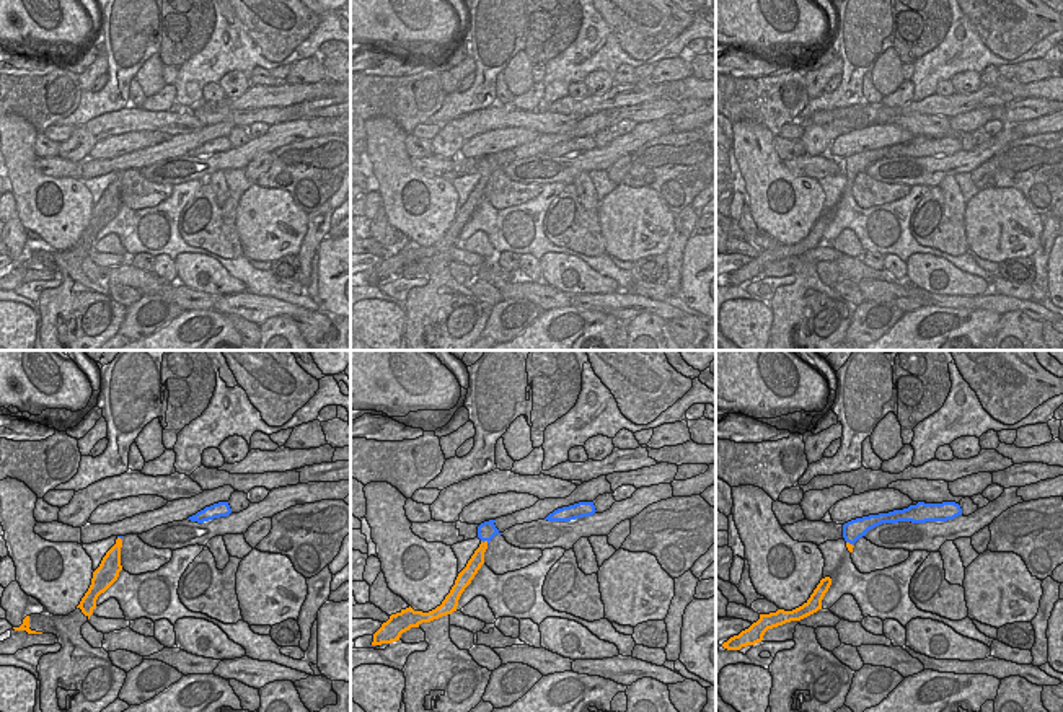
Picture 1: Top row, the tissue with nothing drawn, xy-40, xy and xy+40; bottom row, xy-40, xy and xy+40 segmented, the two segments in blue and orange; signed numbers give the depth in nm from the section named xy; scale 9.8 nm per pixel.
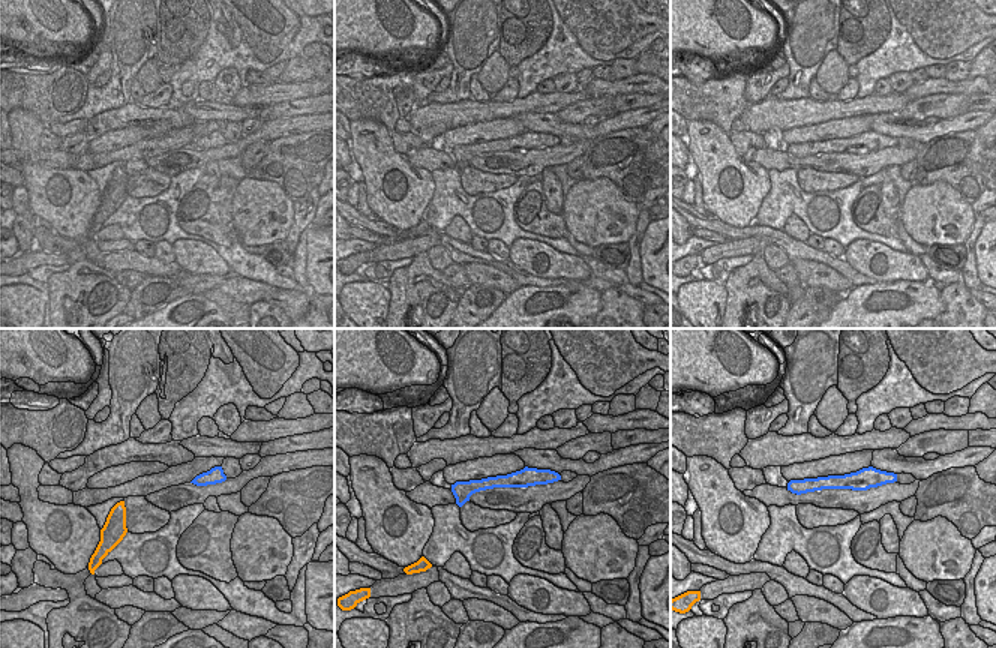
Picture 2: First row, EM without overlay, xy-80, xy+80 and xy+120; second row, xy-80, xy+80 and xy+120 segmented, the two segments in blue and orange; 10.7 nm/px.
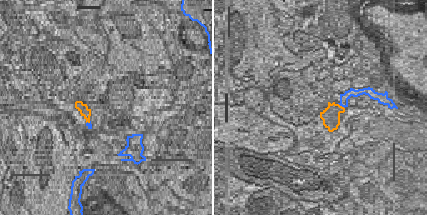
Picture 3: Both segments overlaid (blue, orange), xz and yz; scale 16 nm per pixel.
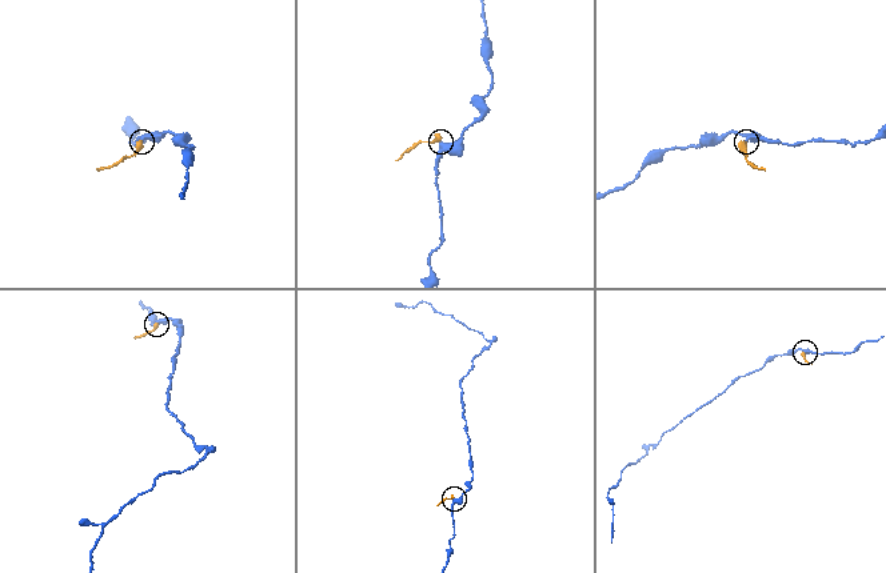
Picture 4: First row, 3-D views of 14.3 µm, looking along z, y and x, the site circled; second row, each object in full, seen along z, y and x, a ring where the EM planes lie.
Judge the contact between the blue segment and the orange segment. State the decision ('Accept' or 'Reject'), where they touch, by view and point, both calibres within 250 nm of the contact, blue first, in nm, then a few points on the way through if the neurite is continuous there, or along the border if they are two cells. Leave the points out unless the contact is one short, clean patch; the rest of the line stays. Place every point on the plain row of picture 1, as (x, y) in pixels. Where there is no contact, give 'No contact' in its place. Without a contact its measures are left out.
Reject. Touches blue at xy (485, 175). Thickness 180 nm (blue) against 140 nm. Boundary: xy (481, 175), (488, 178)

